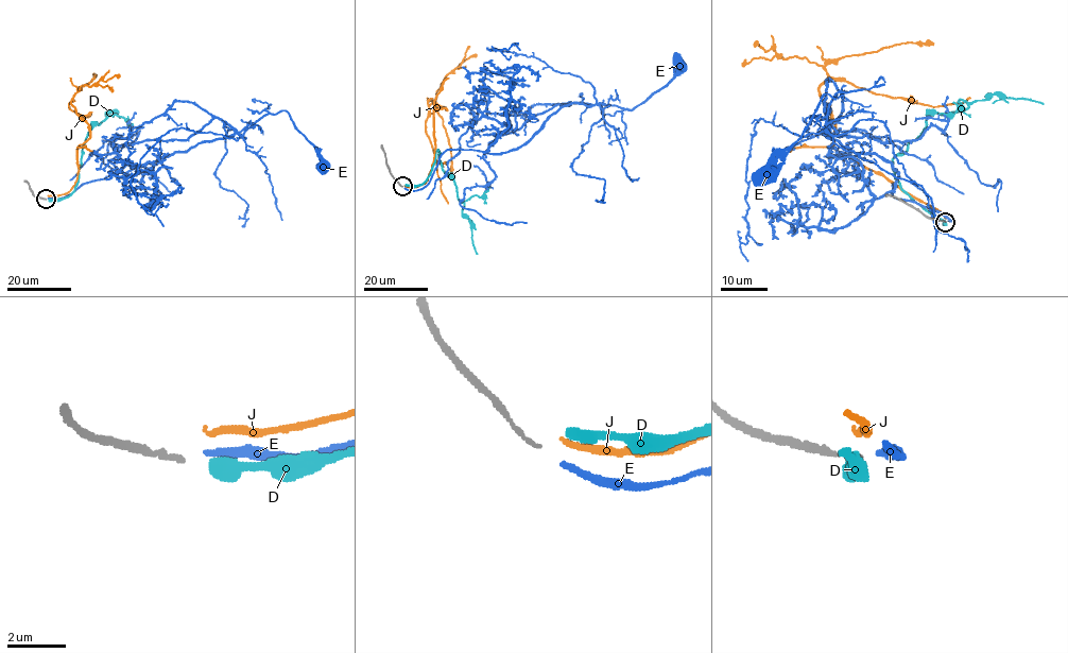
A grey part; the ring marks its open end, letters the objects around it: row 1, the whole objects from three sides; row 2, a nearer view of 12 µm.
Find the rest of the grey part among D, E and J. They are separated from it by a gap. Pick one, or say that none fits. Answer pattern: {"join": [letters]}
{"join": ["E"]}

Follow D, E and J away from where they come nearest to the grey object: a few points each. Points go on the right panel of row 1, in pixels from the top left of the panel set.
D: (944, 222), (895, 177), (893, 159), (919, 135), (926, 120), (961, 112), (995, 95), (1044, 104)
E: (948, 221), (892, 195), (897, 174), (889, 161), (825, 135), (833, 99), (828, 93), (770, 172)
J: (945, 219), (834, 148), (834, 121), (819, 87), (829, 79), (842, 79), (930, 106), (961, 104), (970, 98)

